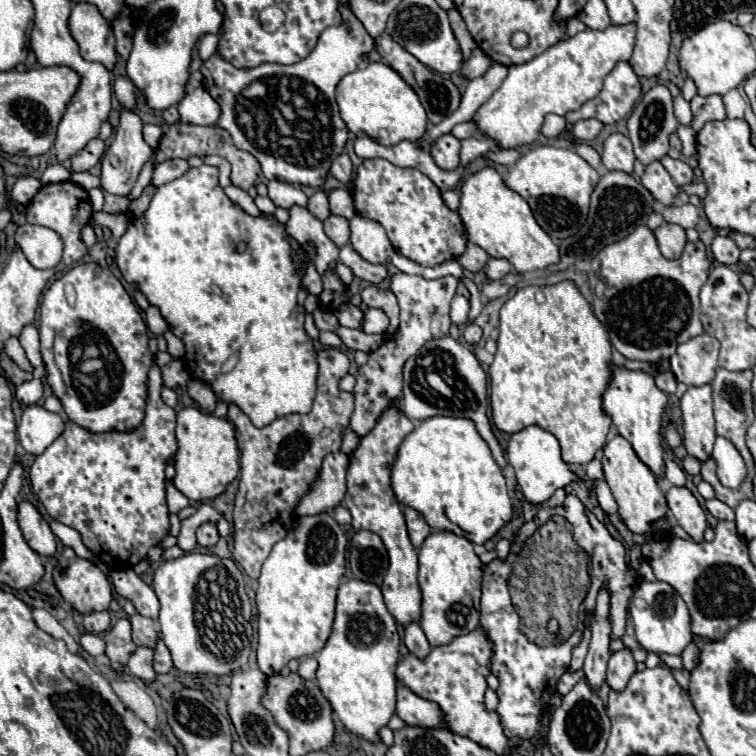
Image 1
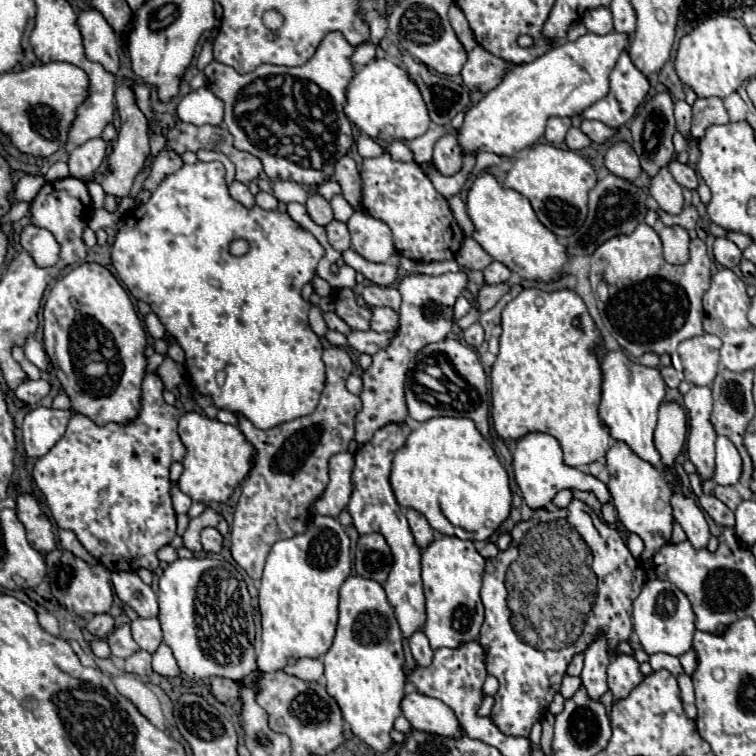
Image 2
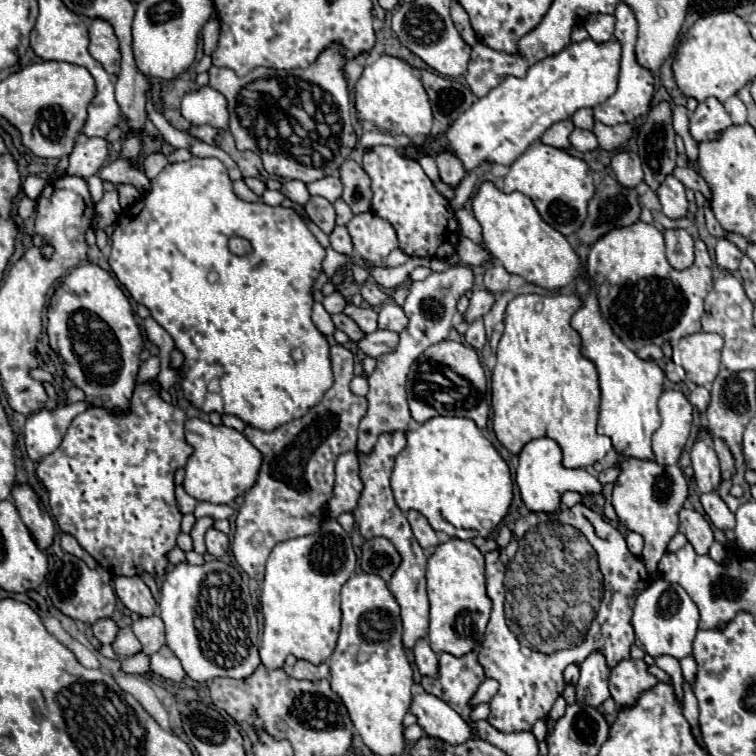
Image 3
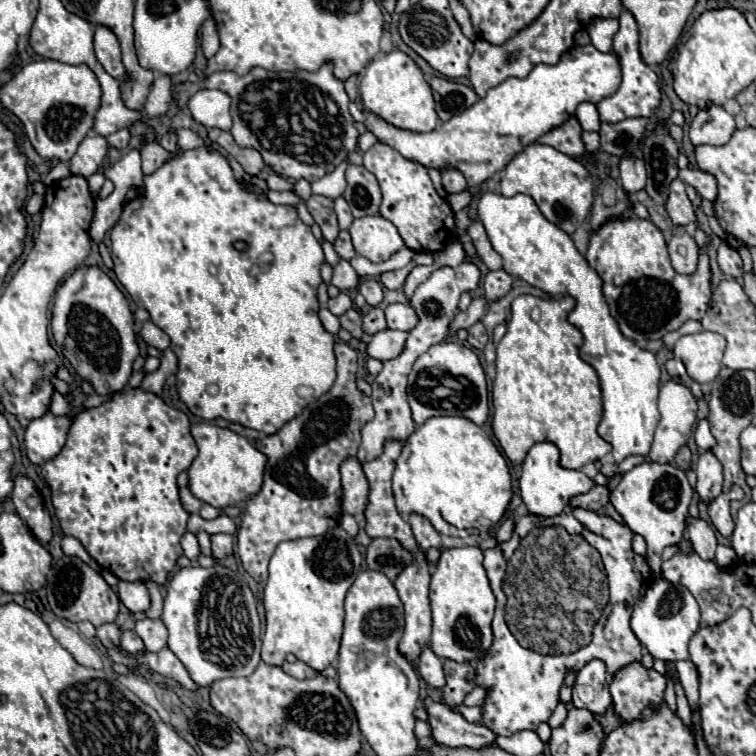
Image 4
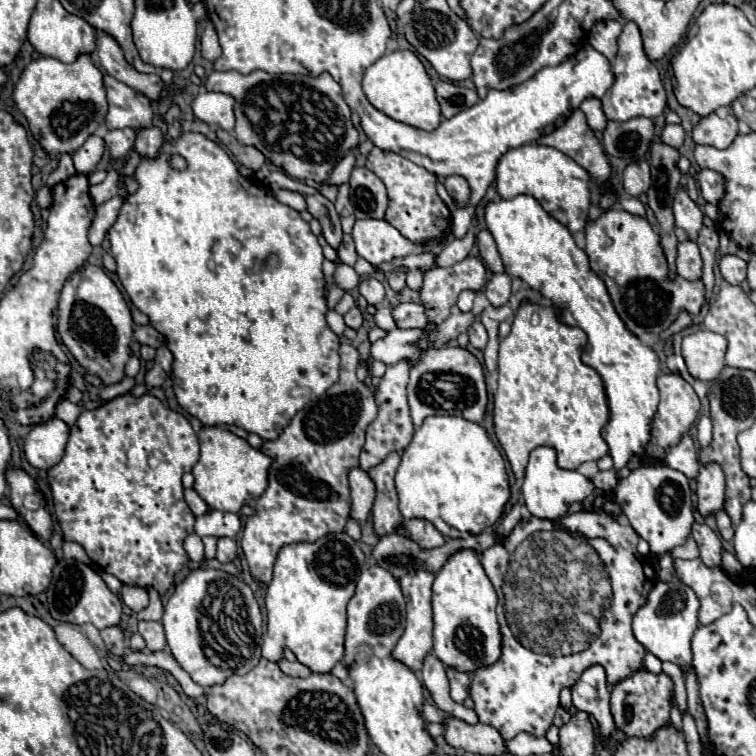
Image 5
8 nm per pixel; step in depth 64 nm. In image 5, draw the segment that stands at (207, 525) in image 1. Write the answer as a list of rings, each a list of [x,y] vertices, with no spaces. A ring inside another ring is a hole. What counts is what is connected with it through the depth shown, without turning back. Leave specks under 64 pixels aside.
[[[222,536],[222,538],[218,538],[218,544],[216,544],[216,558],[220,560],[220,562],[232,562],[232,560],[236,560],[236,540],[234,538],[226,538],[226,536]]]

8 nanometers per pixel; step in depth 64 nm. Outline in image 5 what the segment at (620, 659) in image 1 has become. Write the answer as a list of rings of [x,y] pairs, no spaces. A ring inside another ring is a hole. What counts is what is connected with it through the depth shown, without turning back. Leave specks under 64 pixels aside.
[[[638,670],[632,676],[620,680],[612,688],[612,698],[610,698],[610,708],[616,726],[626,734],[626,736],[640,736],[648,738],[656,728],[664,726],[670,722],[670,696],[672,696],[672,680],[666,674],[652,674],[648,670]]]

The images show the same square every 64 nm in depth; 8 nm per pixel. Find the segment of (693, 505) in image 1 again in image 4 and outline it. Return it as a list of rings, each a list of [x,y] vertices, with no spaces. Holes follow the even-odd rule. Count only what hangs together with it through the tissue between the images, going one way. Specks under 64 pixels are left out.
[[[686,518],[686,534],[688,540],[694,548],[694,552],[704,558],[704,560],[714,560],[714,550],[716,550],[716,536],[714,530],[708,522],[704,522],[702,518]]]

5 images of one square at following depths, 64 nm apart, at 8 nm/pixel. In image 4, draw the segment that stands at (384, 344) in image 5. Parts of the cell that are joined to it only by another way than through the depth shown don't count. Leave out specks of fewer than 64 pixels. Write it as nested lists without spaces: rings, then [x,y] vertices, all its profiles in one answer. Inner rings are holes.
[[[388,328],[380,330],[366,344],[366,352],[368,356],[378,360],[390,360],[392,356],[400,354],[400,348],[404,348],[404,336],[408,336],[408,332],[388,330]]]

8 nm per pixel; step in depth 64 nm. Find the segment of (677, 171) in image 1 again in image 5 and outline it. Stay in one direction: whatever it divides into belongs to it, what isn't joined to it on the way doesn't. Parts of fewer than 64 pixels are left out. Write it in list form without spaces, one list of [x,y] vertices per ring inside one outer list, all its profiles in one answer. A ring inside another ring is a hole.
[[[700,170],[698,174],[694,174],[694,180],[698,182],[698,188],[706,202],[710,202],[710,204],[720,202],[720,196],[724,194],[724,180],[720,180],[718,172]]]

